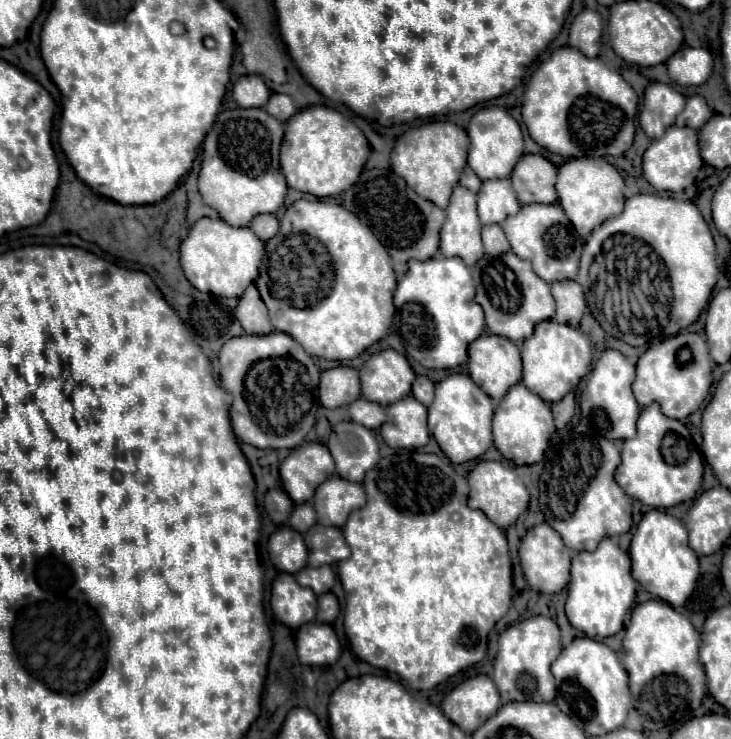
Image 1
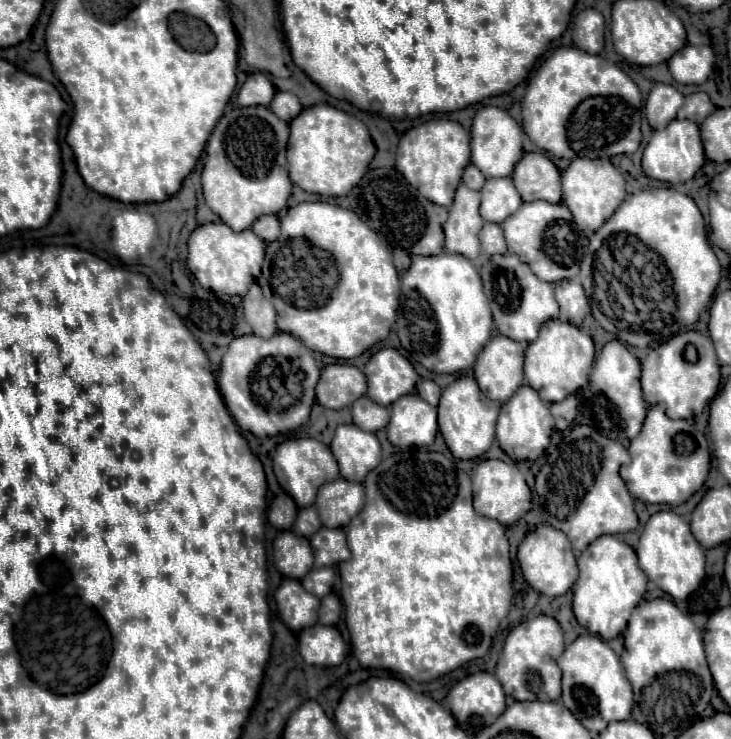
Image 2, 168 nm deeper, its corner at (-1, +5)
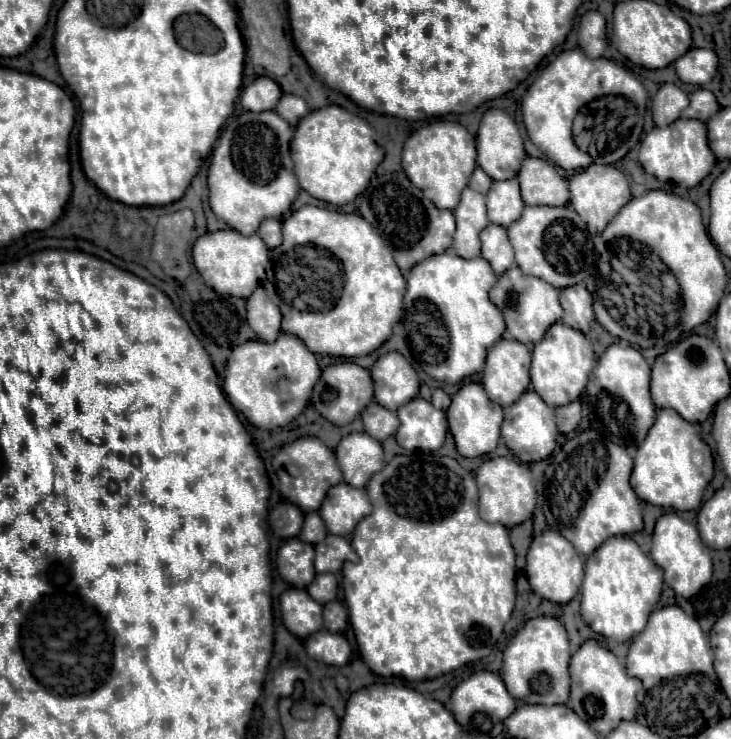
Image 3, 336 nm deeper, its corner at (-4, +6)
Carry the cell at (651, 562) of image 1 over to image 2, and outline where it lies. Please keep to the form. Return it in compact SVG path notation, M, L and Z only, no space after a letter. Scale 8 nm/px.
M657 511L655 515L649 517L639 537L637 557L639 557L639 567L645 571L649 581L653 581L665 593L669 593L675 601L691 595L699 587L705 575L705 551L693 539L689 531L689 523L673 511Z

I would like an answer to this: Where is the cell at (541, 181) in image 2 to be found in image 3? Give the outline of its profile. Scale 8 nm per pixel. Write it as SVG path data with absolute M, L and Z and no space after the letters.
M526 158L518 174L522 198L528 206L566 206L568 182L542 158Z

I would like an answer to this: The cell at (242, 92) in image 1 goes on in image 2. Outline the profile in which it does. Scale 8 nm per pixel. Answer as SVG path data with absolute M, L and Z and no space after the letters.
M251 73L247 77L247 81L241 85L237 101L243 107L251 107L251 105L269 105L271 99L275 95L275 87L273 83L263 75L263 73Z

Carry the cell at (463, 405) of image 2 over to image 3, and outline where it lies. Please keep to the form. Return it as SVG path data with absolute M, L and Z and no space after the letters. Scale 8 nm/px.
M476 382L464 384L458 390L458 394L452 398L452 404L450 404L446 416L448 416L448 426L450 426L450 432L454 436L456 448L462 456L466 456L466 458L484 456L484 454L490 454L498 446L504 410L502 410L502 406L498 406L496 402L492 402L488 398L482 384L476 384Z

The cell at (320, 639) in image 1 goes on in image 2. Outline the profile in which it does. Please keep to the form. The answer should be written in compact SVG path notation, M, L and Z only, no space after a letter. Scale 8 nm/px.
M317 623L299 633L299 653L309 665L339 665L345 657L345 641L335 627Z

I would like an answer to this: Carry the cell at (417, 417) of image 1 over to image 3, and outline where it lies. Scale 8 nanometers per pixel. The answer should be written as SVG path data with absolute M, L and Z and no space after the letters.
M414 398L412 402L404 404L398 410L398 420L400 420L400 428L396 432L396 440L402 448L406 448L406 450L424 450L424 452L434 452L434 450L442 448L442 444L446 440L446 432L448 432L446 414L442 410L434 408L428 400Z

